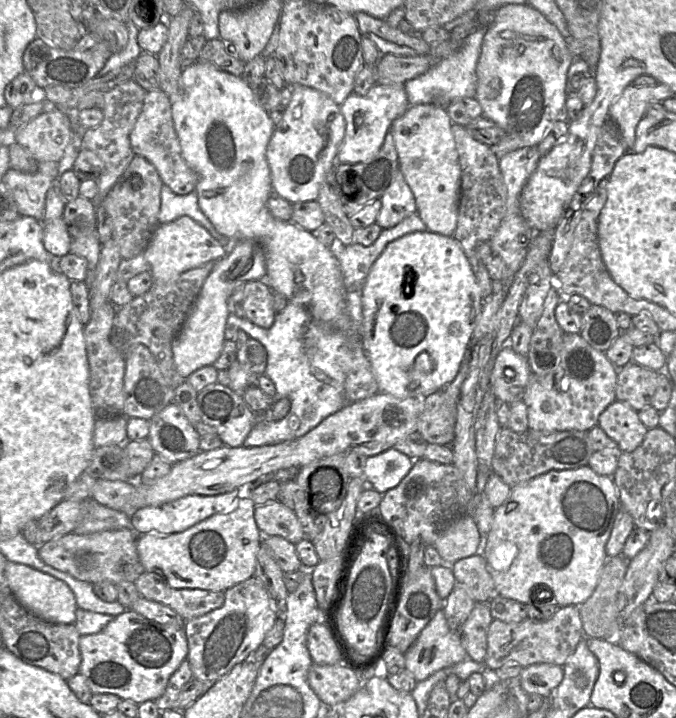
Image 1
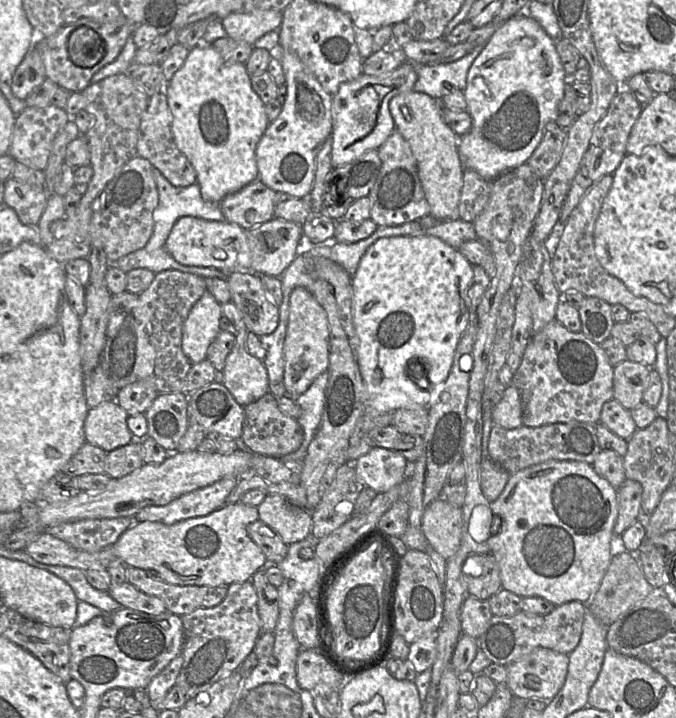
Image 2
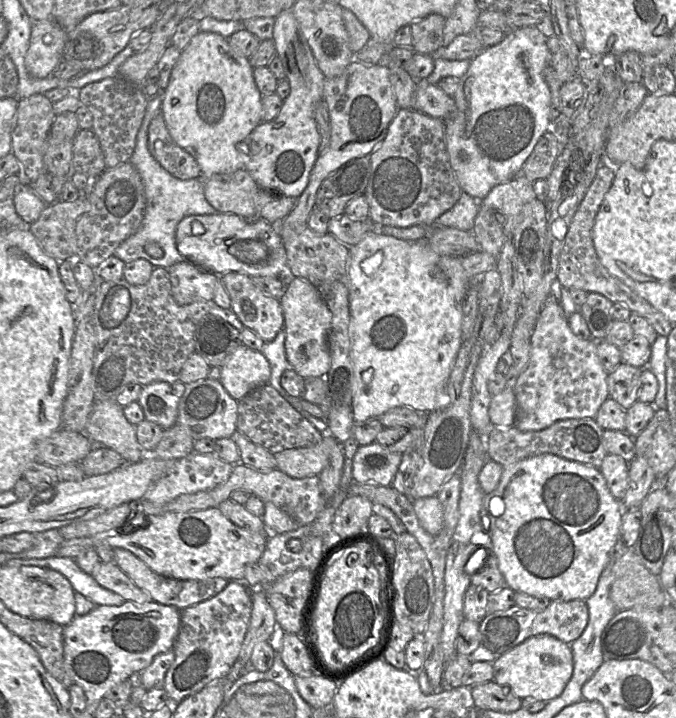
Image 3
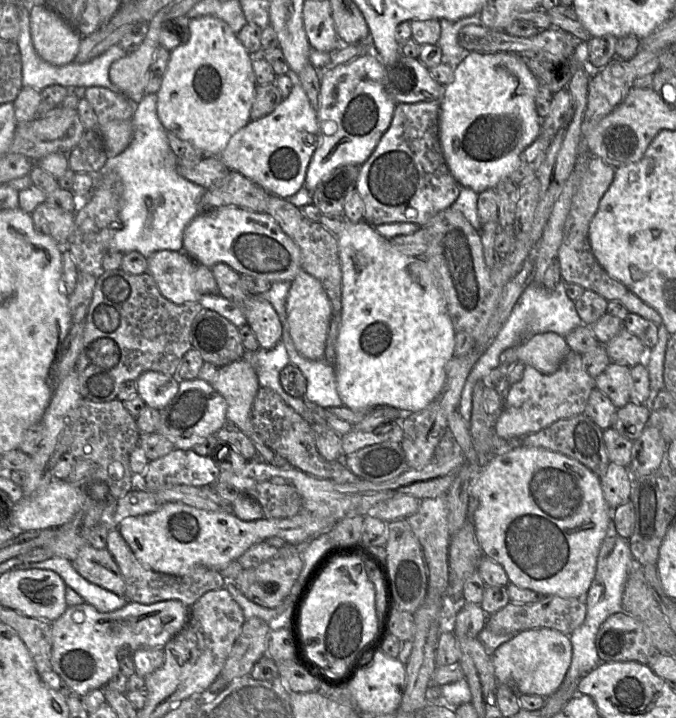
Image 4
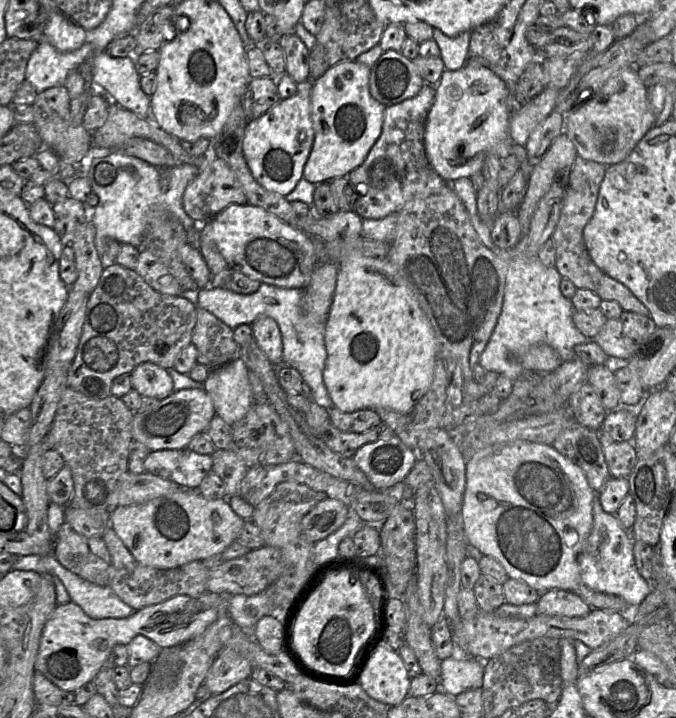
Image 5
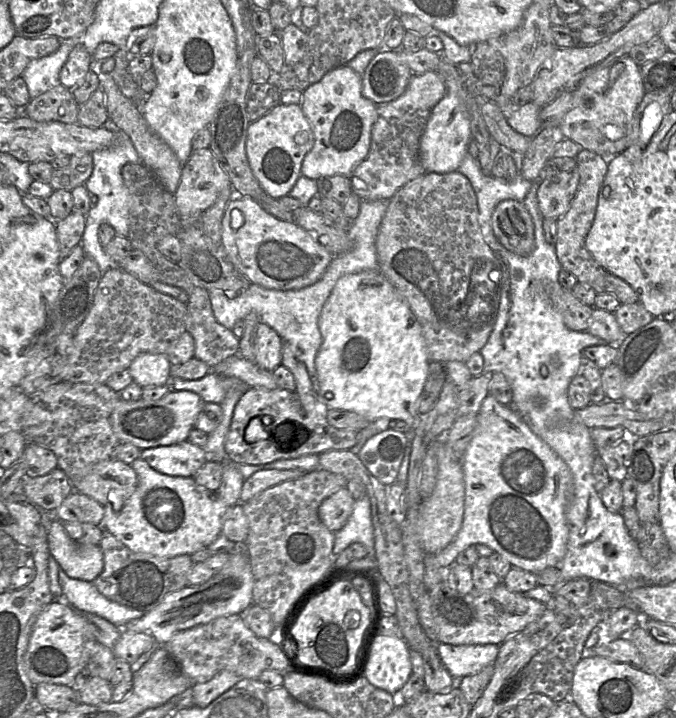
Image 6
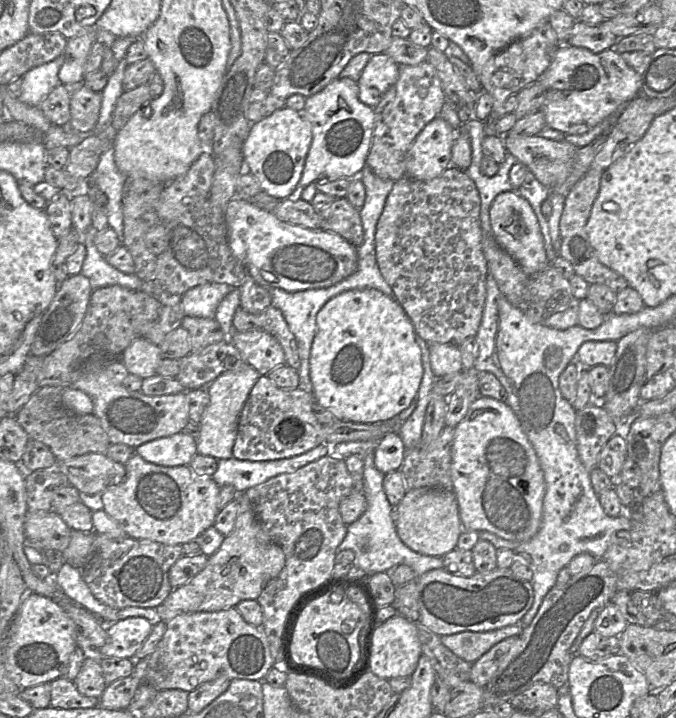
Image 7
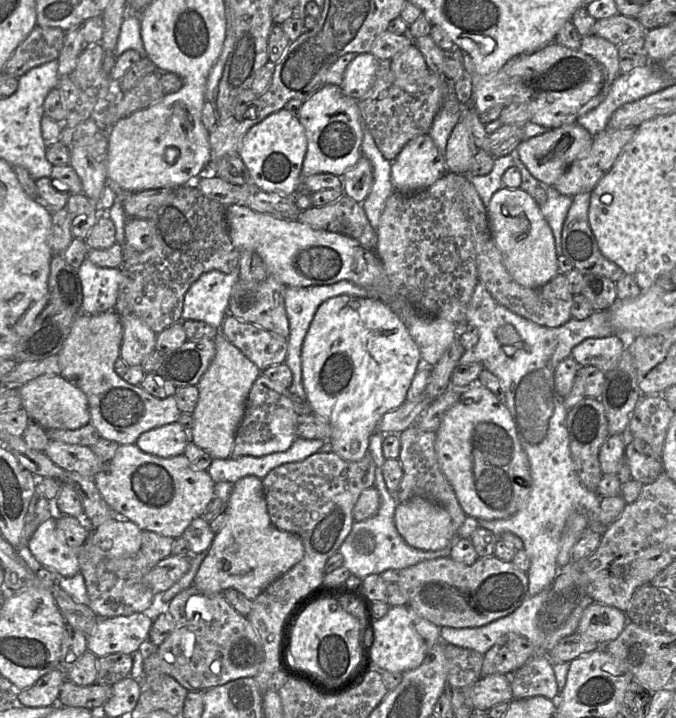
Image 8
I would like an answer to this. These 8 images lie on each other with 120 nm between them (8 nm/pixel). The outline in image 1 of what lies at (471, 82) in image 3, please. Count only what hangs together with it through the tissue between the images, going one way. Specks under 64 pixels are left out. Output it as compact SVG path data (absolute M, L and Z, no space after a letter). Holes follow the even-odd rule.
M528 3L506 4L495 11L492 23L487 27L476 66L475 99L482 107L483 116L494 121L505 132L501 141L491 146L499 159L508 152L538 146L555 121L566 121L566 79L571 64L572 57L566 39L553 23Z

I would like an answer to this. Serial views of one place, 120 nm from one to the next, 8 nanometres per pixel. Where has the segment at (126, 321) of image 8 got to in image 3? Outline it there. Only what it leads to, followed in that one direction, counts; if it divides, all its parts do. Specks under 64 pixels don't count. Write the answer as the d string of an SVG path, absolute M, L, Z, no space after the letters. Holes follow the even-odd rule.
M153 382L142 387L138 402L144 419L163 429L172 427L177 421L178 403L185 391L185 384Z

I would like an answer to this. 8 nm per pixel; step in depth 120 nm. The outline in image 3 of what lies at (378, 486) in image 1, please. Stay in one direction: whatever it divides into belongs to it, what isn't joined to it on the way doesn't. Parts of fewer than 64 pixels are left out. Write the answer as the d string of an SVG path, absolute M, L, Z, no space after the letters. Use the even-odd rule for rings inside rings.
M380 444L359 445L352 459L353 481L391 486L401 460L402 454L392 453Z

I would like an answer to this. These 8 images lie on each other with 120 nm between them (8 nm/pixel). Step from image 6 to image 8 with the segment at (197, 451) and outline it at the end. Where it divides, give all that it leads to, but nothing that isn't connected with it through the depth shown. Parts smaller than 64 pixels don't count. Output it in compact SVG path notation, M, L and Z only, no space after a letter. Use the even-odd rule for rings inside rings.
M173 422L142 433L136 445L145 453L170 458L184 454L189 440L189 432L180 423Z

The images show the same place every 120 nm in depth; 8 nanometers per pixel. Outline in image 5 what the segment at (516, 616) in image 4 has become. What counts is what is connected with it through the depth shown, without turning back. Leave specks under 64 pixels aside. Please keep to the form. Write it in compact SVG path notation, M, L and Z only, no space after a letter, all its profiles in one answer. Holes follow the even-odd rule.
M551 589L543 594L536 602L537 614L581 617L589 613L591 607L577 594Z

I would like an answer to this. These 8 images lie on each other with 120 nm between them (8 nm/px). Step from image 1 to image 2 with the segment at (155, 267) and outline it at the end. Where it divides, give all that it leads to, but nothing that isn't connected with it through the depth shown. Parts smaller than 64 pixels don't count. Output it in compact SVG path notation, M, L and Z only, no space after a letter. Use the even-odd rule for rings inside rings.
M184 216L174 224L165 247L178 263L185 266L214 268L223 273L224 277L234 271L238 253L247 250L247 230L228 221L209 221Z

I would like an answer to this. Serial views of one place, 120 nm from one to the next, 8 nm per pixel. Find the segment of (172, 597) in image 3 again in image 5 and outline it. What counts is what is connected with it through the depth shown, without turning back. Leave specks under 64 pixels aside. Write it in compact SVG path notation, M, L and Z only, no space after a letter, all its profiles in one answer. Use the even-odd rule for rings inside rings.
M110 526L103 534L112 561L112 576L108 587L136 611L164 602L176 595L199 596L206 591L210 570L200 560L172 569L158 569L141 564Z

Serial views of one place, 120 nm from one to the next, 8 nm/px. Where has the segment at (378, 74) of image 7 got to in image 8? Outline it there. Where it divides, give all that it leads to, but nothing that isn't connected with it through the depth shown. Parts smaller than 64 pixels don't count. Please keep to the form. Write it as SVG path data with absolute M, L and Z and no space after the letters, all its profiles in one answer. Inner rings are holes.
M370 52L357 54L347 66L341 88L345 95L356 100L370 91L376 76L379 59Z

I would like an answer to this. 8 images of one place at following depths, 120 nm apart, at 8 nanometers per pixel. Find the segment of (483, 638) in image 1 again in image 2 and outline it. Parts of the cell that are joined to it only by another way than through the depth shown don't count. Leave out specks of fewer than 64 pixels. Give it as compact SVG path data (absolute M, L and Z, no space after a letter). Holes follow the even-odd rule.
M466 596L460 611L462 634L479 639L493 616L488 601Z

